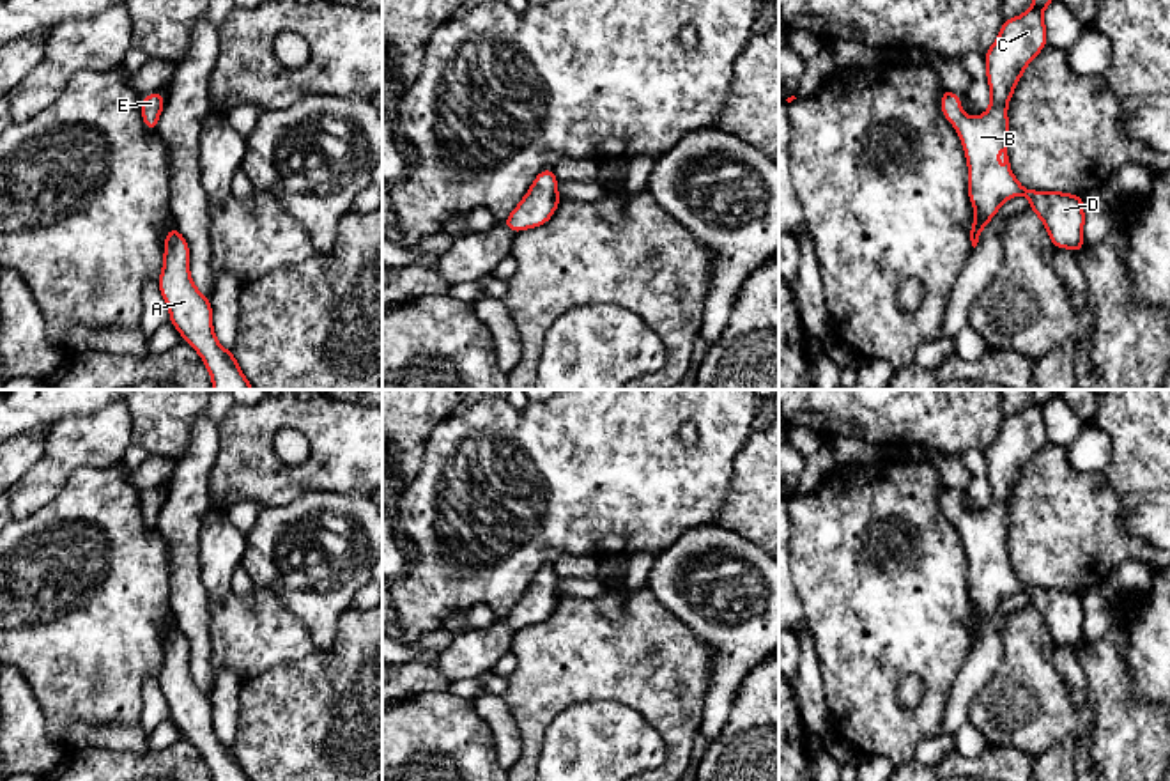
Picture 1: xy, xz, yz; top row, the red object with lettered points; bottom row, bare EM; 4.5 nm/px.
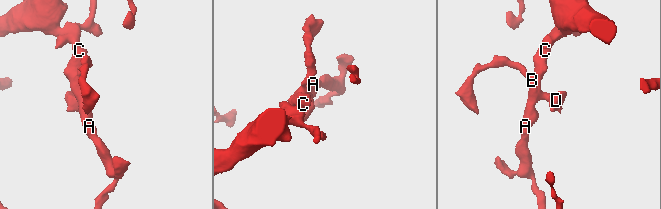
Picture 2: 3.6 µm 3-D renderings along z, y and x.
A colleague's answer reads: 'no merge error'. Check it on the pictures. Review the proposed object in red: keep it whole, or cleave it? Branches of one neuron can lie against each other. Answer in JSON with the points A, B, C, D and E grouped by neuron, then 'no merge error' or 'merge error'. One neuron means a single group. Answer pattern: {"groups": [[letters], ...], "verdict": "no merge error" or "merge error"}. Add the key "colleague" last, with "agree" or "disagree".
{"groups": [["A", "B", "C", "D", "E"]], "verdict": "no merge error", "colleague": "agree"}

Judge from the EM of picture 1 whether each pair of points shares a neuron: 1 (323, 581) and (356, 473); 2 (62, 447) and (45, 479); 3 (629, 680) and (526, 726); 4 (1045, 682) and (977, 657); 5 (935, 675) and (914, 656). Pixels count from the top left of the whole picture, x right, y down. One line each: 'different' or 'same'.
1: different
2: same
3: same
4: different
5: same

